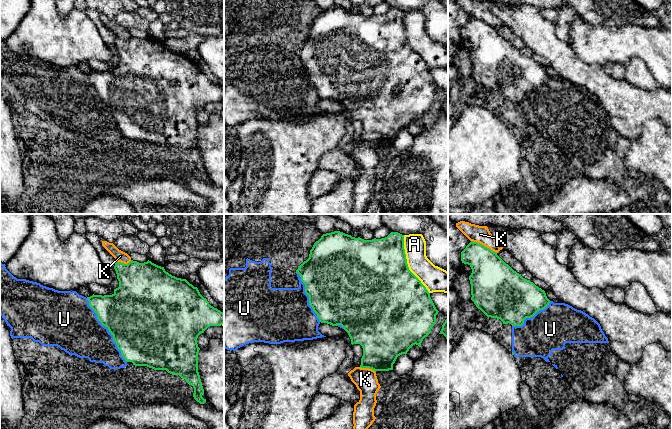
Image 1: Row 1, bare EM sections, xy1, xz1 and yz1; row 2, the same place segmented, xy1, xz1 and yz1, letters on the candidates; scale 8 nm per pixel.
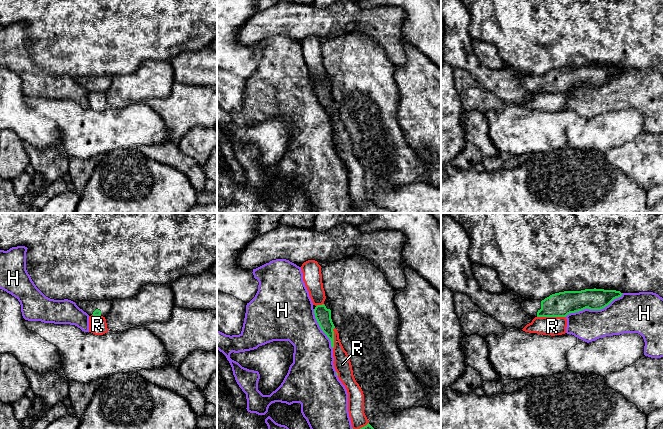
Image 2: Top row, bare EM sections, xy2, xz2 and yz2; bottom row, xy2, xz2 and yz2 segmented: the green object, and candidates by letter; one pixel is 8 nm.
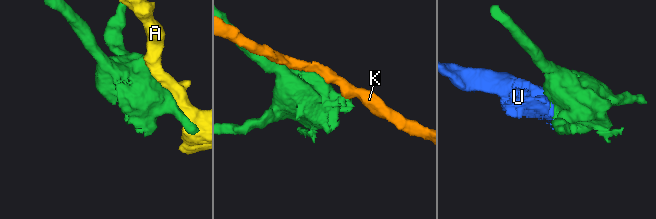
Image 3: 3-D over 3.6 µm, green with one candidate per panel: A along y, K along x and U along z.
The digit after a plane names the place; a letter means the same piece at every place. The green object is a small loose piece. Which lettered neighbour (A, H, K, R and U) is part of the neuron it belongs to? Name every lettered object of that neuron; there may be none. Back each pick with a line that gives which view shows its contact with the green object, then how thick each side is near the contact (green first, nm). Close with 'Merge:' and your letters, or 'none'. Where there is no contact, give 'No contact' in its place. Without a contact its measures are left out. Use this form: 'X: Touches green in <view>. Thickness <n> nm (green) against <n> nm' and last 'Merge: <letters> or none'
Merge: none

